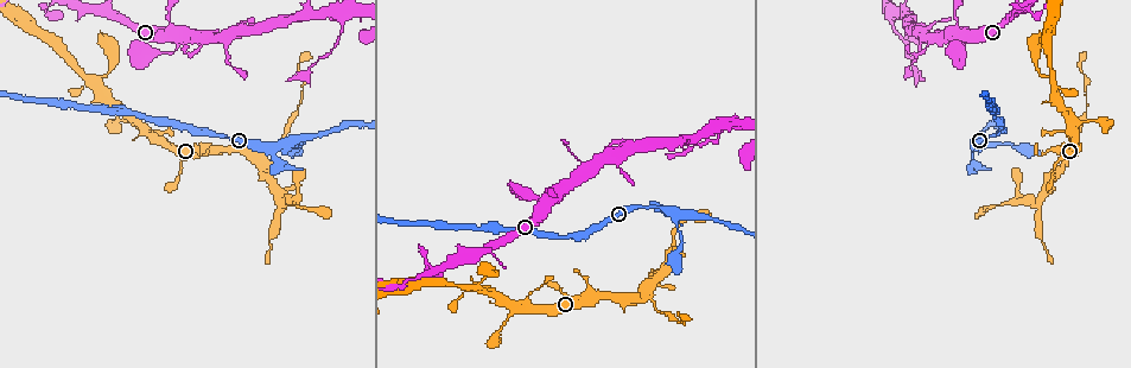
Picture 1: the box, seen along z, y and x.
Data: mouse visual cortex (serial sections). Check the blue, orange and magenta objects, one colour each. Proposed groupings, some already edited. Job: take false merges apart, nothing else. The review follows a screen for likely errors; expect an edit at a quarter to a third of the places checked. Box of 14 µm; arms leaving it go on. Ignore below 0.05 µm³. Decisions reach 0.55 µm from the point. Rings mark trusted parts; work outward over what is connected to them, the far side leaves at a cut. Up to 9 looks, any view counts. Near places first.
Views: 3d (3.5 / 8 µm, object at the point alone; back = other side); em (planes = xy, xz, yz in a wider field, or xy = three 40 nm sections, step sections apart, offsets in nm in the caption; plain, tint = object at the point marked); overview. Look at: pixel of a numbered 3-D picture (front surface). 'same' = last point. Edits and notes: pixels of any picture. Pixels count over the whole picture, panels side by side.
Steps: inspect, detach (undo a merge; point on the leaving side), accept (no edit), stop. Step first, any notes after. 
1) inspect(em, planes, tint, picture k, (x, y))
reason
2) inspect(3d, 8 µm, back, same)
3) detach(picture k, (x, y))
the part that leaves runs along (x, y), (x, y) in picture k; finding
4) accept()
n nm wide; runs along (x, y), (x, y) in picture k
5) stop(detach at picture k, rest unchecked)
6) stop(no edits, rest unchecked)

inspect(3d, 3.5 µm, picture 1, (268, 146))
narrows sharply

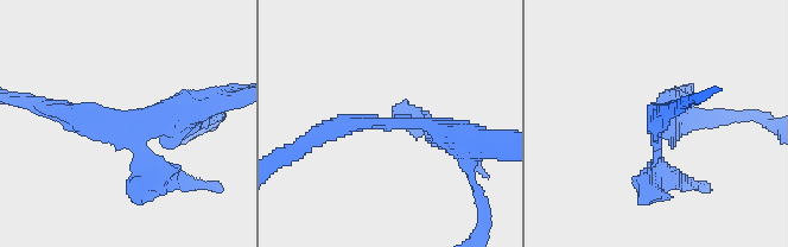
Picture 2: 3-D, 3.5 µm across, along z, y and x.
inspect(em, xy, step 2, tint, picture 2, (382, 122))

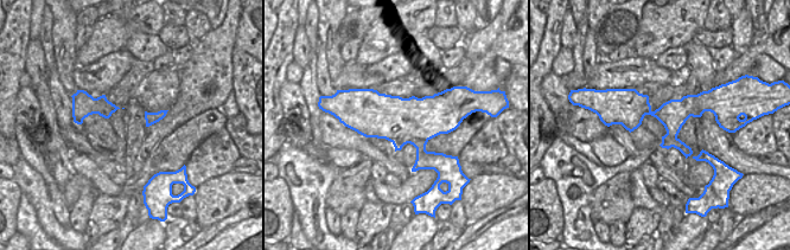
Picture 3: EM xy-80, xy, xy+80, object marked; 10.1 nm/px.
detach(picture 2, (154, 181))
480 nm wide; border along (390, 140), (427, 141) in picture 3; two cells meet here

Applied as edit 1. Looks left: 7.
inspect(overview)

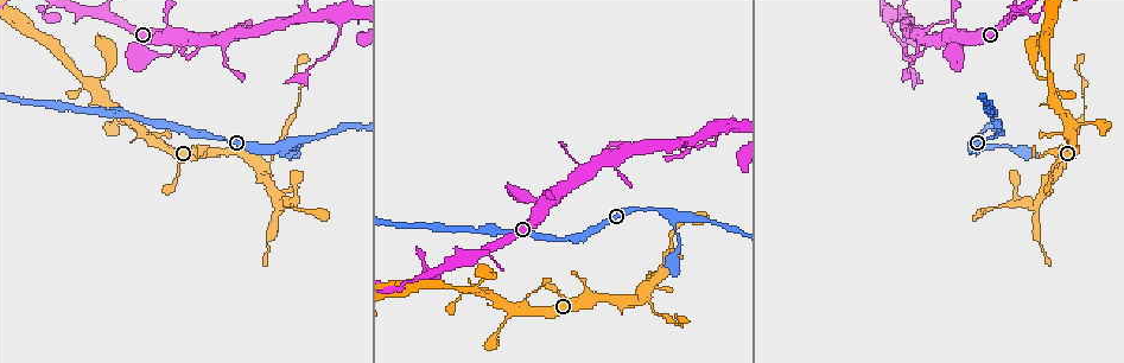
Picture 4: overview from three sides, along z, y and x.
inspect(3d, 3.5 µm, picture 4, (599, 161))
a fork

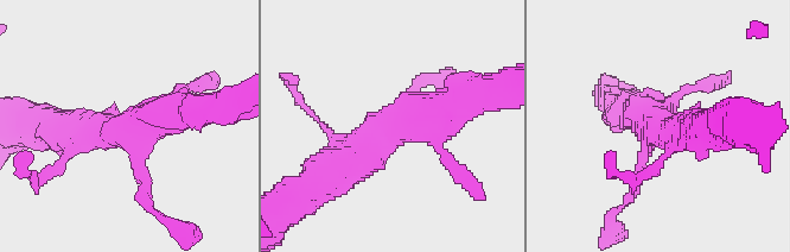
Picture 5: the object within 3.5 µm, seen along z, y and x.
inspect(em, planes, tint, picture 5, (394, 125))
now the EM

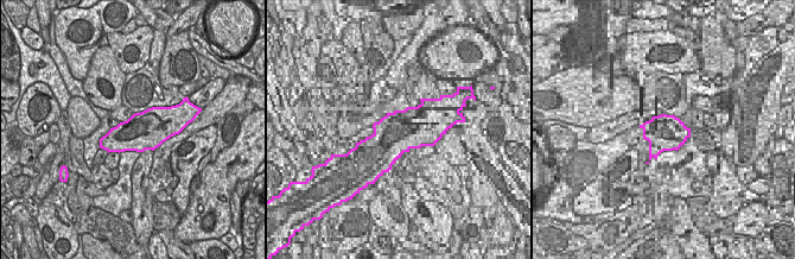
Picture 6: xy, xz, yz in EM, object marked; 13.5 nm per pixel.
accept()
500 nm wide; runs along (330, 175), (399, 123), (465, 99) in picture 5; continuous, no second cell

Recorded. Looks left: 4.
inspect(3d, 3.5 µm, picture 4, (891, 20))
four-way junction

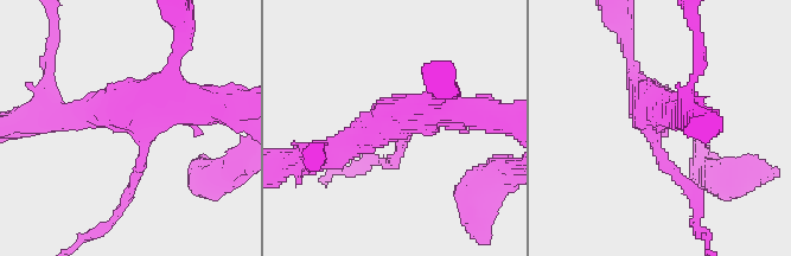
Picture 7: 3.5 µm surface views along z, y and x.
inspect(em, xy, step 2, tint, picture 7, (133, 124))
now the EM

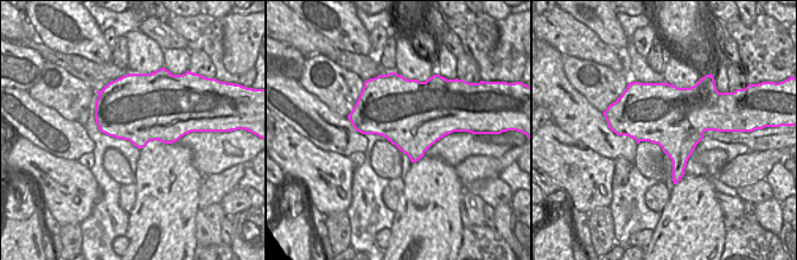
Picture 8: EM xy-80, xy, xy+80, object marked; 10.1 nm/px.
detach(picture 7, (399, 151))
arms of 150, 250, 350, 400 nm; the part that leaves runs along (657, 147), (696, 194), (703, 231) in picture 7; two cells meet here

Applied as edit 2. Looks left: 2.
inspect(3d, 3.5 µm, picture 4, (424, 267))
abrupt turn

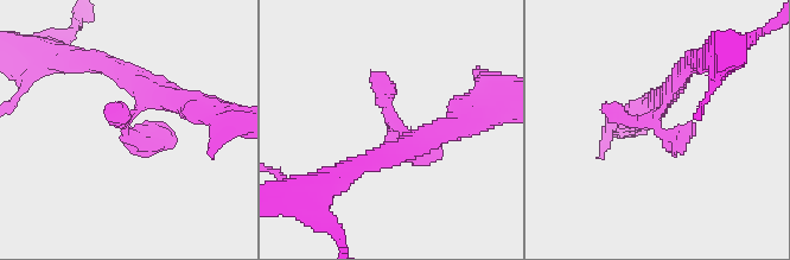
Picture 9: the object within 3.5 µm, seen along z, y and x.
accept()
runs along (179, 100), (153, 93), (125, 125), (176, 144) in picture 9; continuous, no second cell

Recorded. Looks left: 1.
stop(detach at picture 2, detach at picture 7, rest unchecked)

